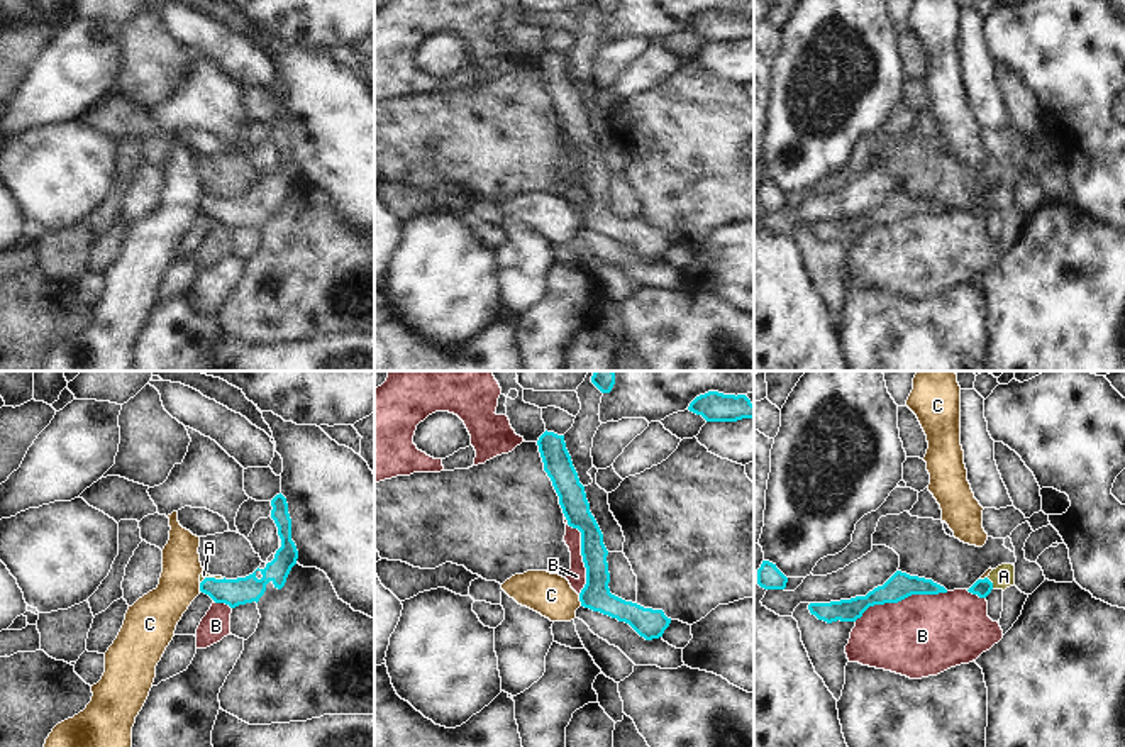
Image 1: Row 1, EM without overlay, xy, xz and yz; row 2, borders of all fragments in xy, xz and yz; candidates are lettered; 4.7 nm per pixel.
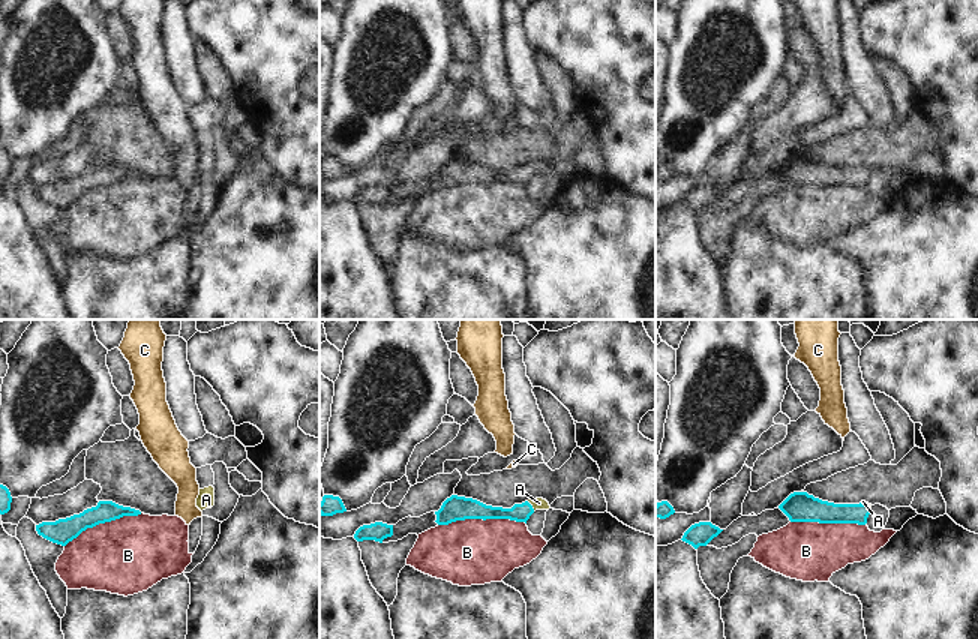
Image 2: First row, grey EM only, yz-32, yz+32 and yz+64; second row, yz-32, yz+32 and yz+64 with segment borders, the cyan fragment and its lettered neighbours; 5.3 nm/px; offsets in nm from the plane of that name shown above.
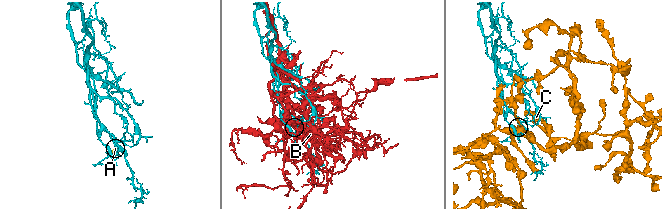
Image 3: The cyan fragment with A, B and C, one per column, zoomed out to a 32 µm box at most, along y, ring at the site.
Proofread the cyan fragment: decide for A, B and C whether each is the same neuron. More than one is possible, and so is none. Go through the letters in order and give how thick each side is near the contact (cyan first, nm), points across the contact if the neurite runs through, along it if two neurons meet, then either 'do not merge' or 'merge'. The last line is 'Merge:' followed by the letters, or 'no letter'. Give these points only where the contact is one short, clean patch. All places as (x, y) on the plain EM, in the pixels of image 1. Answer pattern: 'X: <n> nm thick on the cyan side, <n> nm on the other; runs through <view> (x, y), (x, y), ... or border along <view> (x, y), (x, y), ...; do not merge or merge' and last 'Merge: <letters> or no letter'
A: 80 nm thick on the cyan side, 110 nm on the other; runs through yz (981, 207), (991, 204), (1003, 197); merge
B: 120 nm thick on the cyan side, 380 nm on the other; do not merge
C: 140 nm thick on the cyan side, 200 nm on the other; do not merge
Merge: A

